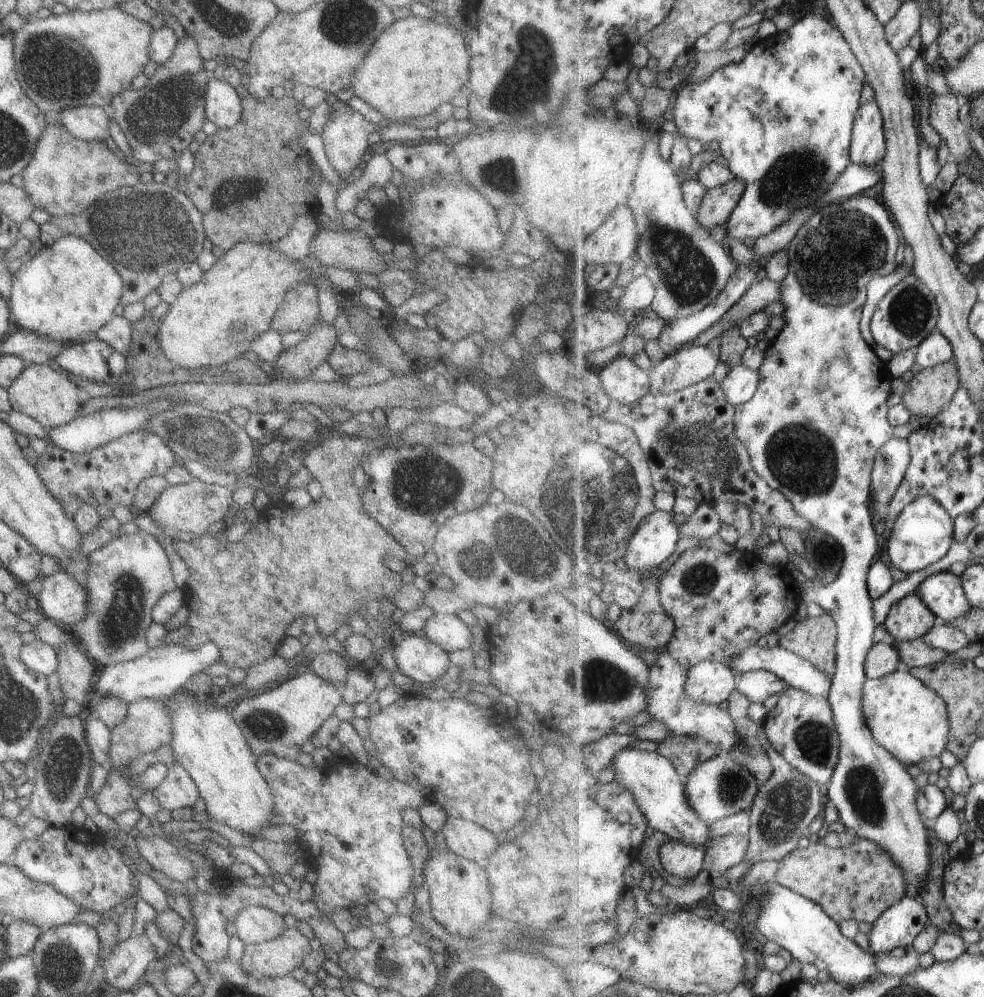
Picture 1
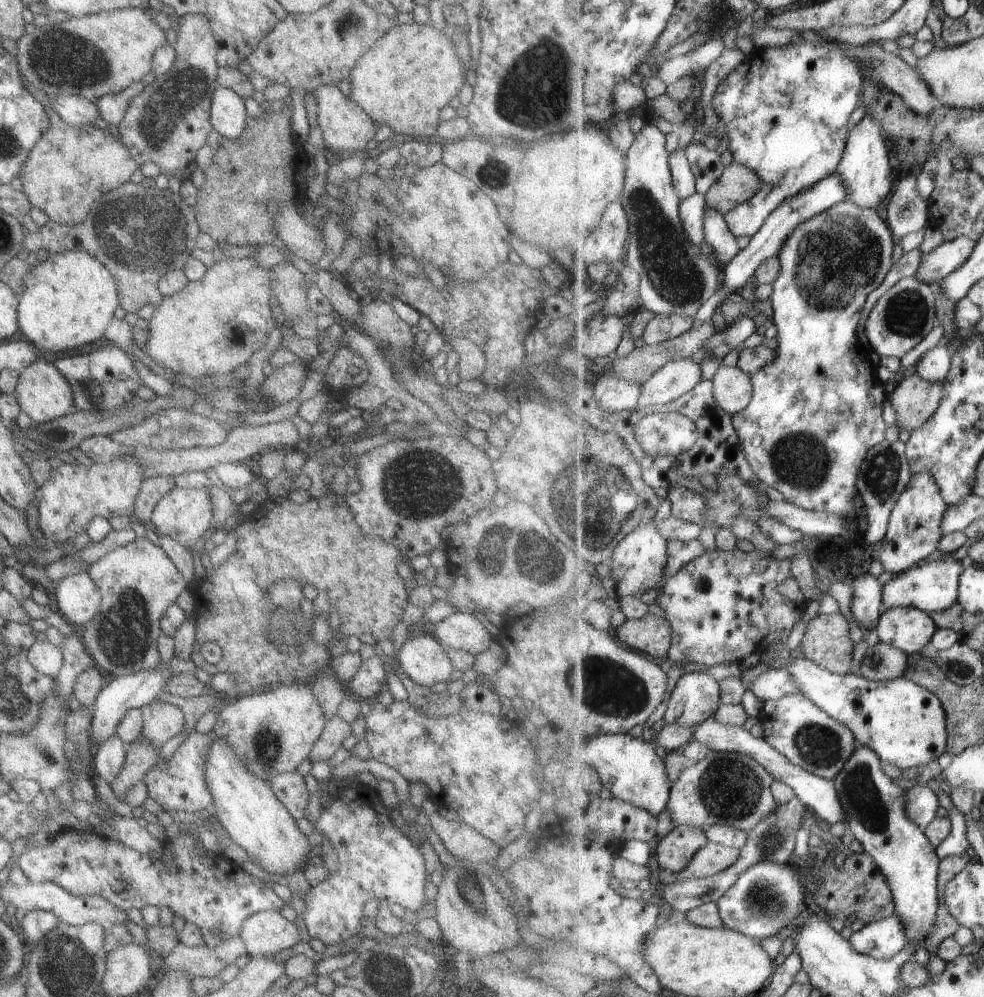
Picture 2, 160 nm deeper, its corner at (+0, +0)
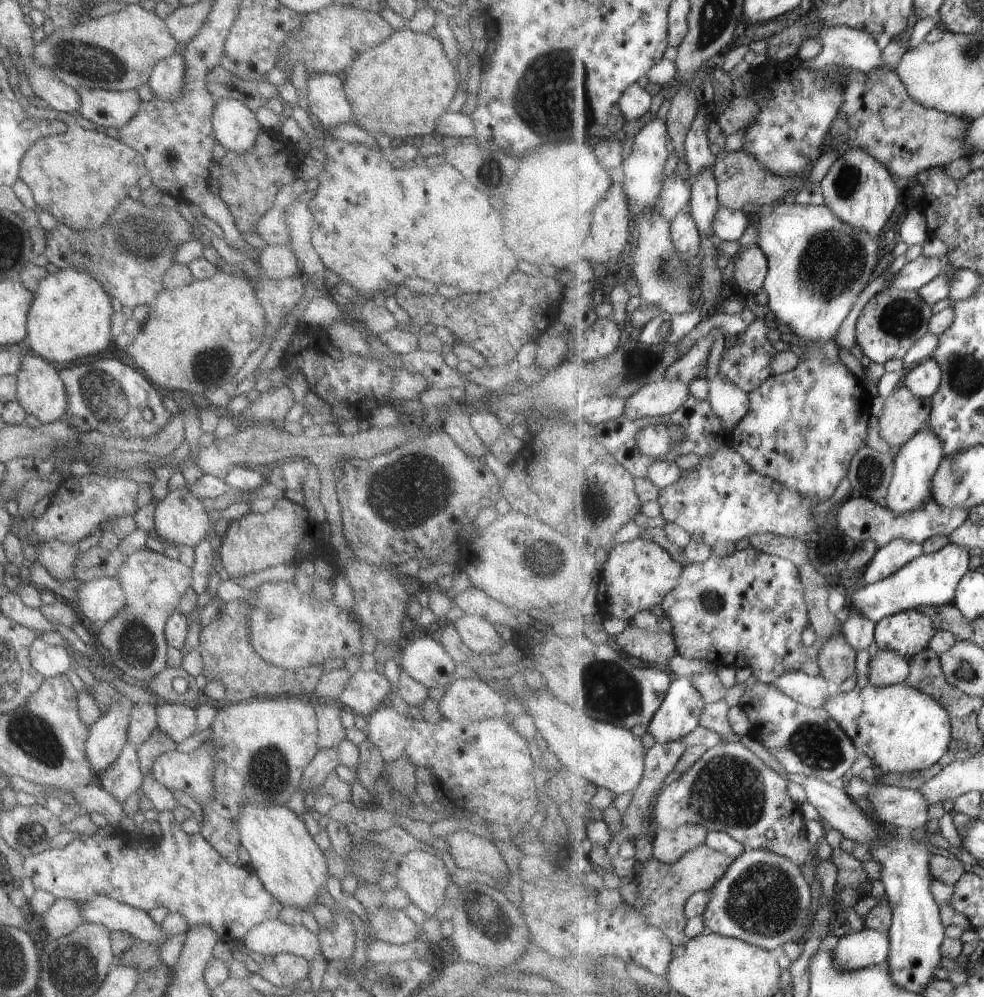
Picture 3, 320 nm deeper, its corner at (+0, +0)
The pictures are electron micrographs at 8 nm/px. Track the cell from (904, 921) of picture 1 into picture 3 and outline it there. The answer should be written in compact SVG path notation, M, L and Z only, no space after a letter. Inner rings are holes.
M864 927L861 931L839 938L833 952L843 968L860 971L885 964L891 949L889 933Z

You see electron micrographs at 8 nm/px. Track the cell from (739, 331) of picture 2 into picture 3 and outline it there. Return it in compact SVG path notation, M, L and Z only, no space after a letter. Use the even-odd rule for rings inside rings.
M715 329L705 338L702 338L694 347L689 354L679 358L666 370L664 378L668 381L680 380L689 384L697 378L697 372L703 368L706 368L709 357L711 356L715 346L714 342L716 339L714 336L719 333L720 335L726 335L722 329Z

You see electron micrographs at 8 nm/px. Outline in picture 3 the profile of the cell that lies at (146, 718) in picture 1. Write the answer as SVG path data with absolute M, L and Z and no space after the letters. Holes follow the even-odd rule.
M162 702L155 705L156 727L176 743L195 731L195 705Z

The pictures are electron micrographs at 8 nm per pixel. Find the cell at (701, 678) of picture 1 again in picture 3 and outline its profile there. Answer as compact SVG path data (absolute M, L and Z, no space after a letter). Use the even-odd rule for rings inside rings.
M680 677L671 685L661 708L647 726L655 744L683 741L699 725L706 702L691 679Z

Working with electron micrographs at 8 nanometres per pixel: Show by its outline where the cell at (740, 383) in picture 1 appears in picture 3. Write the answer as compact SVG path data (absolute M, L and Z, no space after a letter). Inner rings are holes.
M717 333L714 338L715 346L706 364L706 380L709 386L706 399L711 403L715 414L723 419L726 428L735 430L749 412L750 394L718 374L718 366L725 350L725 335Z

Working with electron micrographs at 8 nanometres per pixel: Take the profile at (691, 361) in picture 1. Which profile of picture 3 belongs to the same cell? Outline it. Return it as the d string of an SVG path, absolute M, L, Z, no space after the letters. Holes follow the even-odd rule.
M666 378L643 385L627 398L623 416L630 421L637 418L663 418L675 412L690 397L689 385L680 380L668 381Z

